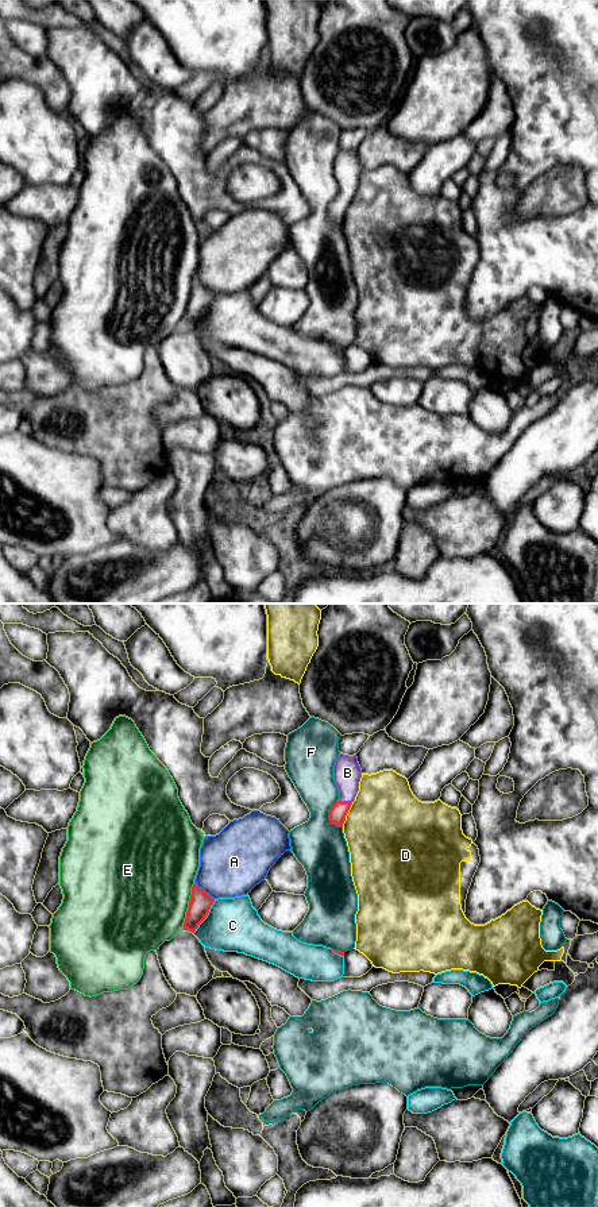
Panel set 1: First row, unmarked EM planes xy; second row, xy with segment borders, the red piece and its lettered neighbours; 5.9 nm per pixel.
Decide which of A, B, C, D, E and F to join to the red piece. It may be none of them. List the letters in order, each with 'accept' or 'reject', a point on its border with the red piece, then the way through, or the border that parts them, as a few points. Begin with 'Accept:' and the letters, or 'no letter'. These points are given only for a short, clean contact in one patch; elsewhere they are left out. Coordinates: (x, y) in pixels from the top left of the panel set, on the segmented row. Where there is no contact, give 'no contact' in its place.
Accept: B
A: reject; contact xy (203, 890)
B: accept; contact xy (344, 802); way xy (339, 810), (344, 802), (347, 772)
C: reject; contact xy (204, 918)
D: reject; contact xy (346, 814)
E: reject; contact xy (189, 906)
F: reject; contact xy (330, 817)

